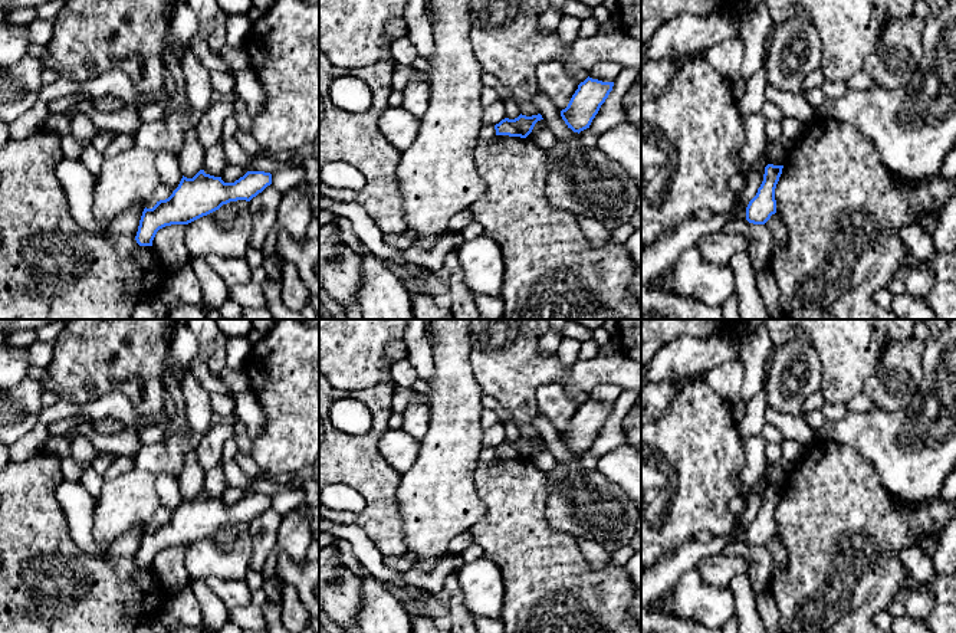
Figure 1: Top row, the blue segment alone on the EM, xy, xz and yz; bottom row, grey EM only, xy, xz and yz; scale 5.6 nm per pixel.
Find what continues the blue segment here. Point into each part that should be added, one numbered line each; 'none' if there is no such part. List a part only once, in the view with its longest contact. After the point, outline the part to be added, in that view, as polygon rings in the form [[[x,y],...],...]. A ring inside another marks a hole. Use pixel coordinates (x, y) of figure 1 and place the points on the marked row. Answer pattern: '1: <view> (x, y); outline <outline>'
none

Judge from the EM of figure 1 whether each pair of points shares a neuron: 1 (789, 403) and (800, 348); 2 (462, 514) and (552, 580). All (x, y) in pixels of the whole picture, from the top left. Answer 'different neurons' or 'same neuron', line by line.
1: same neuron
2: different neurons

